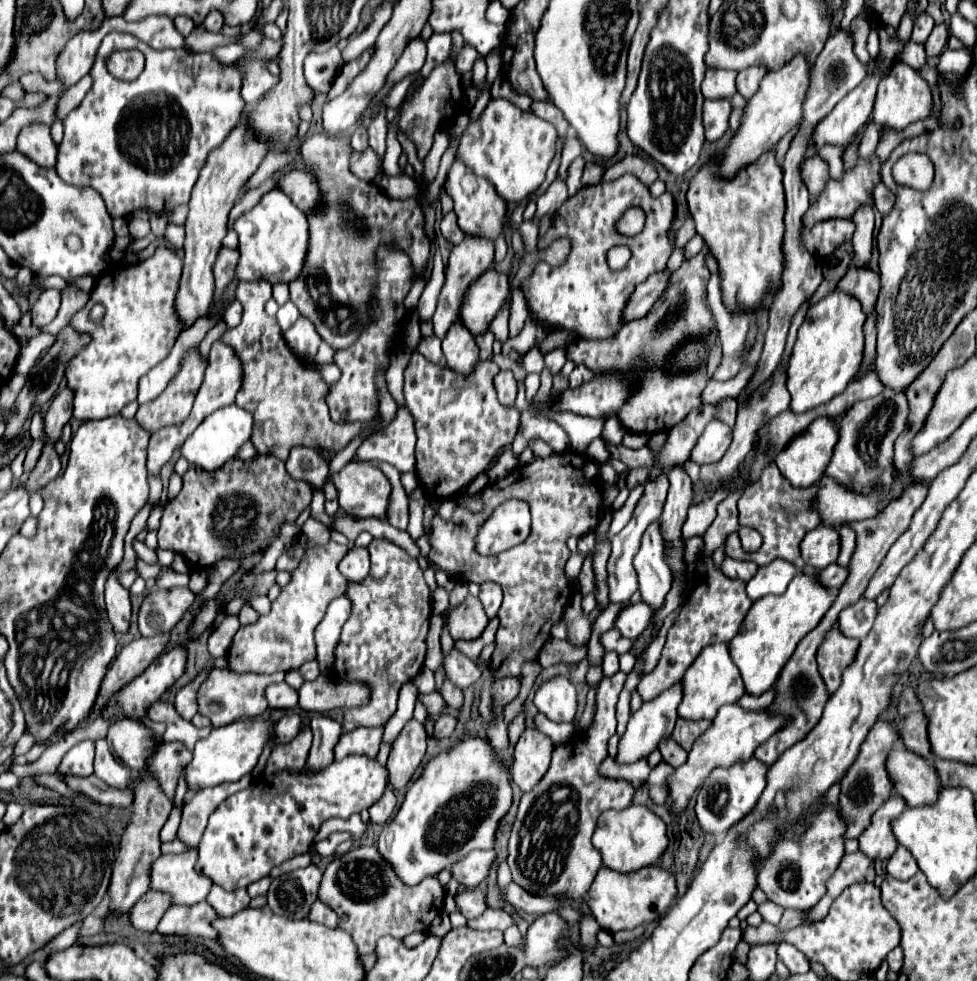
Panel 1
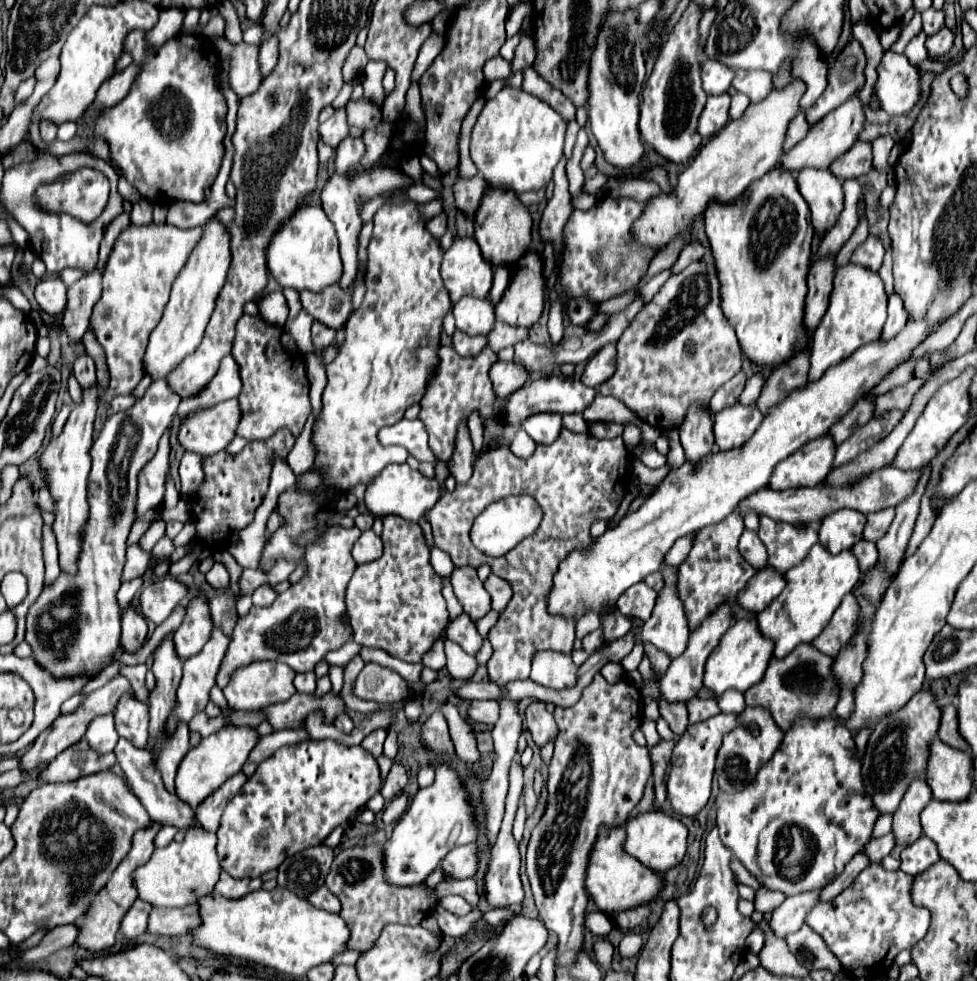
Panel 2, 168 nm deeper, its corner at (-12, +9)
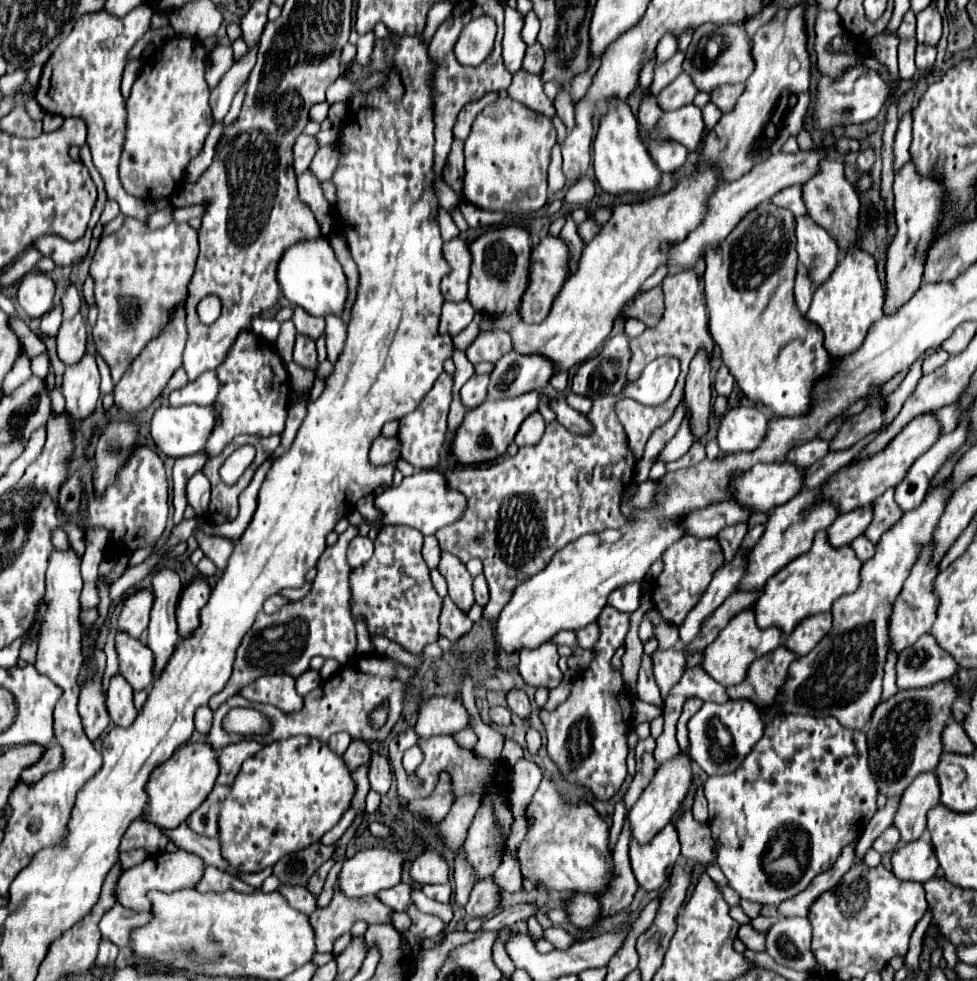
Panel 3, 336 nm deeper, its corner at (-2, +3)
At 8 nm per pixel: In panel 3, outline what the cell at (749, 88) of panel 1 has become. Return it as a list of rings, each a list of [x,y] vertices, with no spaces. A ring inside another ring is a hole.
[[[737,83],[737,85],[721,85],[721,87],[717,87],[711,93],[711,103],[715,103],[721,113],[729,113],[735,107],[735,103],[737,103],[739,95],[743,93],[743,89],[745,89],[743,83]]]

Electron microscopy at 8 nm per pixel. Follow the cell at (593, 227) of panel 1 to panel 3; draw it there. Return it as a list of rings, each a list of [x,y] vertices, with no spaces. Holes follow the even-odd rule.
[[[589,219],[589,221],[585,221],[585,223],[581,223],[579,225],[579,235],[583,237],[583,241],[585,243],[589,243],[589,239],[593,239],[595,235],[597,235],[597,231],[599,231],[601,227],[593,221],[593,219]]]

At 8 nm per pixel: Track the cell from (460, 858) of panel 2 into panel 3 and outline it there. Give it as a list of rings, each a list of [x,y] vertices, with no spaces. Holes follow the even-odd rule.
[[[427,851],[411,861],[409,875],[415,883],[421,883],[421,885],[447,883],[449,881],[449,867],[447,867],[447,861],[439,853]]]

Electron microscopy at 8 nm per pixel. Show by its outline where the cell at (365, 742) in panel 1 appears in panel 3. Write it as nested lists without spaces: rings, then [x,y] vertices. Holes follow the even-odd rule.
[[[351,741],[351,745],[345,751],[343,759],[349,765],[349,771],[353,771],[353,769],[365,765],[369,761],[369,755],[371,755],[371,749],[369,749],[367,743],[363,743],[363,741]]]

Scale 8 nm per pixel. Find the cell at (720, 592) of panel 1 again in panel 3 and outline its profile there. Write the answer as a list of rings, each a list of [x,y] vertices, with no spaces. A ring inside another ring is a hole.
[[[681,537],[681,541],[675,541],[669,549],[665,549],[661,559],[663,559],[665,567],[663,567],[661,575],[655,579],[653,601],[655,601],[655,607],[661,613],[661,617],[667,623],[679,627],[685,621],[689,609],[693,609],[693,605],[697,605],[697,601],[701,599],[701,593],[707,589],[713,573],[723,565],[725,559],[721,557],[721,547],[715,537],[711,537],[711,539]]]

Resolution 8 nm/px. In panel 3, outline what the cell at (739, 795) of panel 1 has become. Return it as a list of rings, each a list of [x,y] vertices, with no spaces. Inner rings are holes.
[[[727,699],[725,703],[703,703],[703,707],[689,719],[689,755],[709,775],[733,773],[745,755],[763,735],[763,719],[753,701]]]

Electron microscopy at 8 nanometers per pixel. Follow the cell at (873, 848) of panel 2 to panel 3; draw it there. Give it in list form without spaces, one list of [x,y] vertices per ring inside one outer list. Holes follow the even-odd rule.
[[[891,825],[891,827],[887,827],[887,829],[873,841],[873,849],[879,851],[881,855],[883,855],[883,853],[891,853],[891,851],[897,847],[899,839],[901,839],[901,837],[899,837],[899,833],[897,833],[897,827]]]

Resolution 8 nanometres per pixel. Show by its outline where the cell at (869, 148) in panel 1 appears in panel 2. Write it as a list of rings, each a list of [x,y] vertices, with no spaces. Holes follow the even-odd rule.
[[[879,135],[877,139],[873,139],[873,165],[877,173],[889,173],[891,165],[889,165],[889,153],[895,147],[895,139],[891,135]]]

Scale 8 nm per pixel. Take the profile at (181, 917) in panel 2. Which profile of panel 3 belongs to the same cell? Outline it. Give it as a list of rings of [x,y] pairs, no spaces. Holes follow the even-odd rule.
[[[115,903],[99,921],[99,931],[103,939],[109,939],[117,947],[125,947],[129,943],[131,929],[147,923],[151,919],[151,913],[137,913],[131,909],[121,907]]]

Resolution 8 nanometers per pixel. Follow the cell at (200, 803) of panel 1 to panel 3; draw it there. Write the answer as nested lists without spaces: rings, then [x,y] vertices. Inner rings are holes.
[[[215,785],[209,797],[203,801],[203,805],[187,819],[187,825],[205,837],[217,837],[217,817],[219,817],[219,807],[223,799],[229,795],[229,787],[225,785]]]

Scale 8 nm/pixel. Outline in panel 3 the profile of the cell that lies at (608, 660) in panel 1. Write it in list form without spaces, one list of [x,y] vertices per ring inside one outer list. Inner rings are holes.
[[[563,630],[561,633],[557,633],[557,637],[553,637],[551,641],[555,645],[568,645],[569,647],[575,647],[577,645],[575,632],[570,630]]]

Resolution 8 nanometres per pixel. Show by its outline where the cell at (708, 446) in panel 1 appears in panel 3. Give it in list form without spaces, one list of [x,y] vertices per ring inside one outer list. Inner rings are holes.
[[[735,407],[721,417],[717,441],[723,453],[753,451],[767,435],[769,417],[757,407]]]

